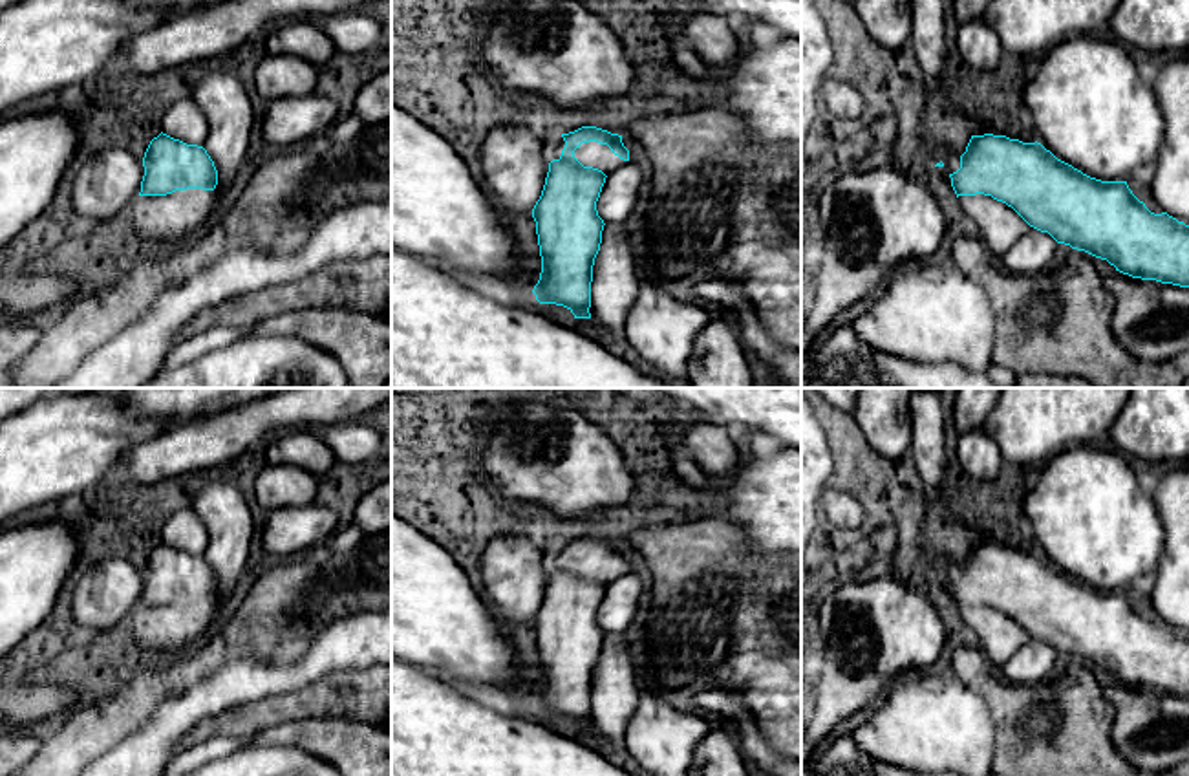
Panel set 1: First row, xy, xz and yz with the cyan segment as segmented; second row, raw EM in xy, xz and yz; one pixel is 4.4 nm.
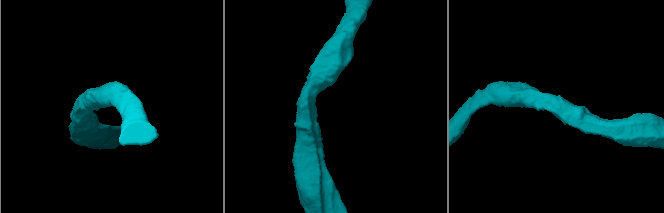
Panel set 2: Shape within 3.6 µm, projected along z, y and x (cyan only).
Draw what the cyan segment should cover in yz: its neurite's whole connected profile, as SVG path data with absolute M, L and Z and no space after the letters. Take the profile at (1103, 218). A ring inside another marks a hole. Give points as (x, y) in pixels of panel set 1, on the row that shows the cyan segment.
M993 134L971 135L960 168L949 178L960 209L977 223L979 238L993 256L1002 258L1019 238L1037 229L1132 278L1189 287L1189 225L1167 212L1151 212L1127 181L1090 178L1037 141Z

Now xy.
M166 134L154 137L143 157L141 192L126 216L152 247L188 243L210 220L218 170L203 146Z

